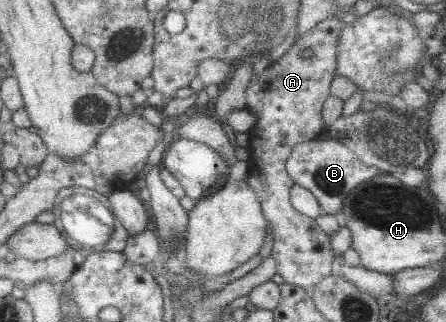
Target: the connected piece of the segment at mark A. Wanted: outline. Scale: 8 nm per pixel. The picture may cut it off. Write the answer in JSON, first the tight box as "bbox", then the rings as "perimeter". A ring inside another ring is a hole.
{"bbox":[246,18,345,293],"perimeter":[[[335,18],[327,19],[316,24],[307,34],[295,39],[294,45],[279,59],[271,64],[259,75],[253,75],[251,84],[247,89],[247,108],[256,117],[255,125],[248,131],[250,140],[247,148],[250,150],[248,166],[250,168],[250,178],[246,181],[256,192],[262,212],[274,234],[274,243],[271,256],[277,262],[277,274],[285,283],[299,286],[312,293],[315,284],[331,276],[332,264],[335,260],[334,251],[331,248],[330,237],[319,229],[315,219],[308,218],[300,214],[290,201],[290,190],[294,185],[293,179],[286,171],[285,162],[294,151],[296,144],[309,142],[318,138],[327,131],[323,124],[322,110],[324,102],[330,97],[330,84],[336,77],[336,54],[337,43],[341,29],[345,26]],[[306,48],[313,50],[313,56],[303,57],[302,52]]]}

